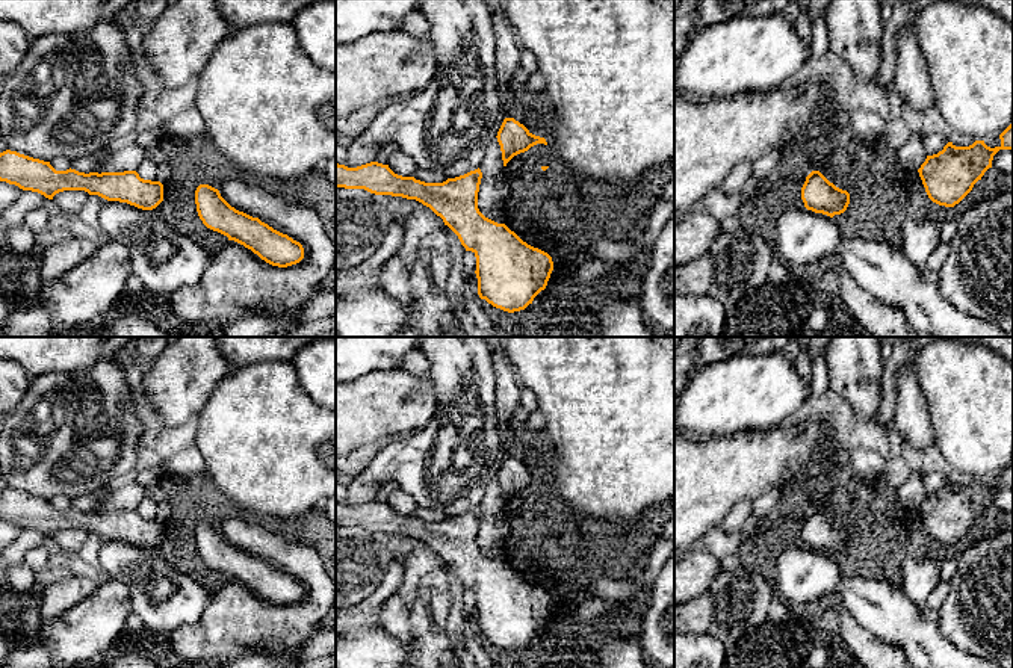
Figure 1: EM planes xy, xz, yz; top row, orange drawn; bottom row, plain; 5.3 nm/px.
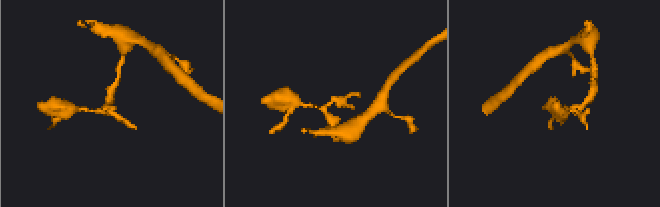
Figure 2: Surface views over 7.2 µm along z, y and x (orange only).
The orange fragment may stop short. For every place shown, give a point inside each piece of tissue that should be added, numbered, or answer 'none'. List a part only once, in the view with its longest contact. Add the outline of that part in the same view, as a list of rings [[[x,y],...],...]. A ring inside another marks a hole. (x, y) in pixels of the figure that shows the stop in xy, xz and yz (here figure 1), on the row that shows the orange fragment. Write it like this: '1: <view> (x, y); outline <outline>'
none

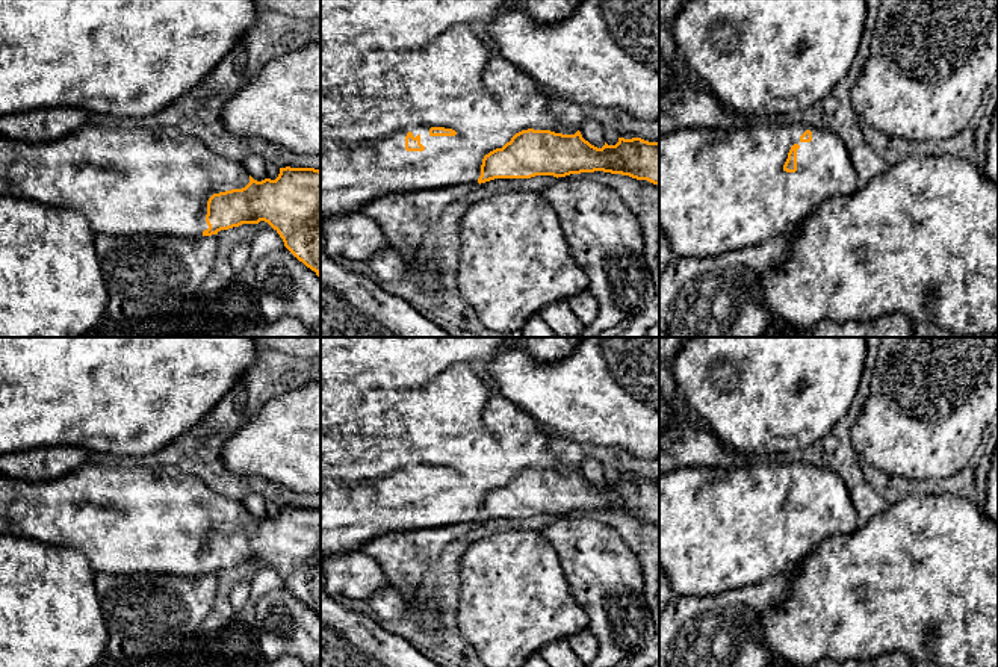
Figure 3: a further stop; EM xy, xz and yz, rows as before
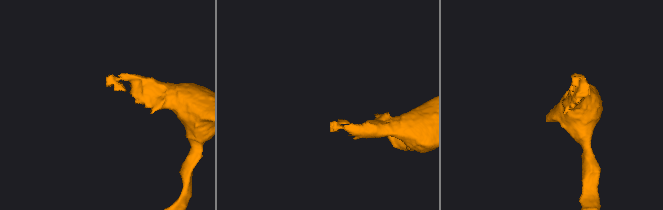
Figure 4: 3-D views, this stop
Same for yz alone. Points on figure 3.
1: yz (720, 189); outline [[[798,119],[789,126],[771,126],[767,121],[755,121],[739,130],[680,129],[659,136],[659,228],[665,233],[671,253],[676,257],[712,257],[750,245],[759,245],[783,233],[792,231],[794,227],[800,225],[826,200],[838,195],[850,197],[857,189],[857,174],[842,139],[833,132],[815,126],[804,126]],[[794,144],[800,145],[797,150],[797,171],[786,172],[783,165]]]

